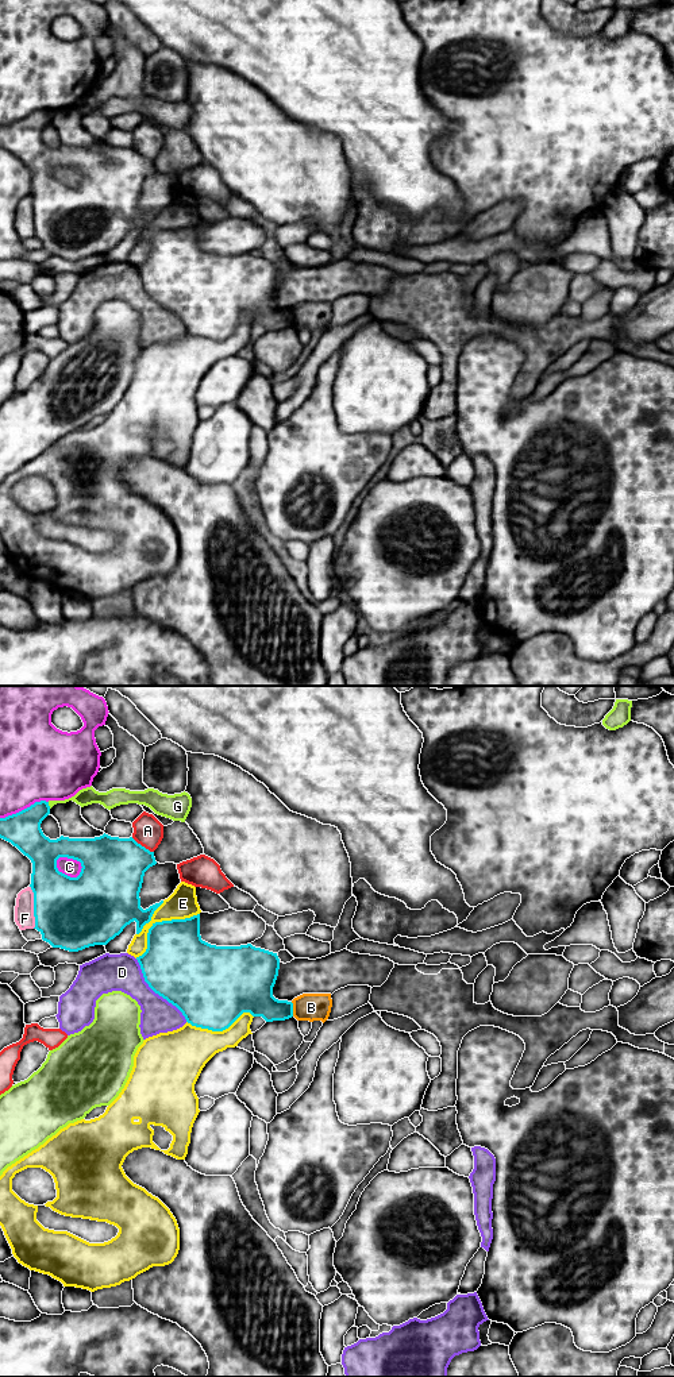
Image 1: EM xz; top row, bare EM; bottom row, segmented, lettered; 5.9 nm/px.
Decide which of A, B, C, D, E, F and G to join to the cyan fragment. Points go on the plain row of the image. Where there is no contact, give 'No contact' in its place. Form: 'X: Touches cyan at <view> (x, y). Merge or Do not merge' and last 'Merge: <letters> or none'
A: Touches cyan at xz (141, 154). Do not merge
B: Touches cyan at xz (292, 317). Do not merge
C: Touches cyan at xz (70, 166). Do not merge
D: Touches cyan at xz (156, 301). Do not merge
E: Touches cyan at xz (158, 231). Do not merge
F: Touches cyan at xz (34, 216). Do not merge
G: Touches cyan at xz (47, 114). Do not merge
Merge: none

